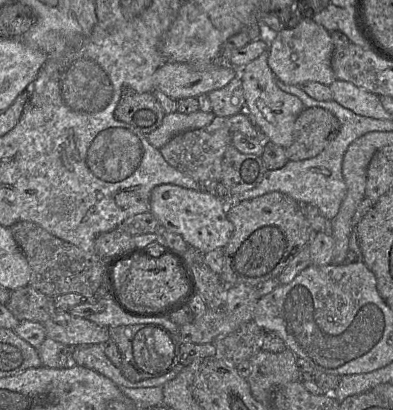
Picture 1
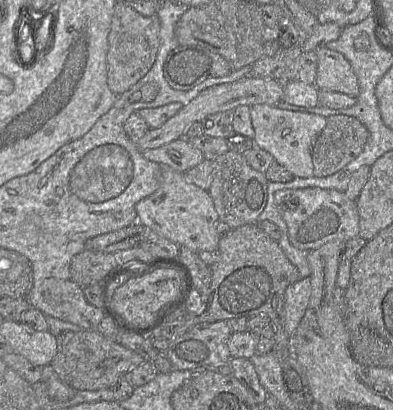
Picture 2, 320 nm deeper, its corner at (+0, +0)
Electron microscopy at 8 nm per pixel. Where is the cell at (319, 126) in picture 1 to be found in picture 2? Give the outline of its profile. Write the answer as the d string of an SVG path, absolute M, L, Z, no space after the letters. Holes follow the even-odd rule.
M331 115L312 148L315 177L335 174L356 159L362 152L369 131L361 121L352 116Z

